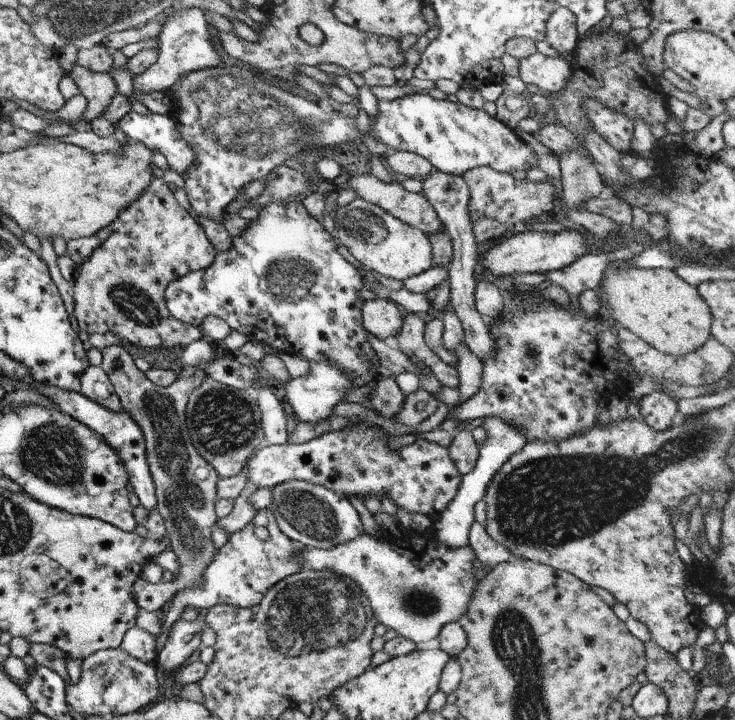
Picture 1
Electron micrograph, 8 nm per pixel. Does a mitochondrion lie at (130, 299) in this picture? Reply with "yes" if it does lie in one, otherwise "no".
yes

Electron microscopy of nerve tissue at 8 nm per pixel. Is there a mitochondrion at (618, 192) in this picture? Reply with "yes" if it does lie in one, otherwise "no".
no

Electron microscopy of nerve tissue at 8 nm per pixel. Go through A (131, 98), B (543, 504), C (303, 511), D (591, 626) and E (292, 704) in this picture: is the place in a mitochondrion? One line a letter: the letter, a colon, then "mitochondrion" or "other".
A: other
B: mitochondrion
C: mitochondrion
D: other
E: other

